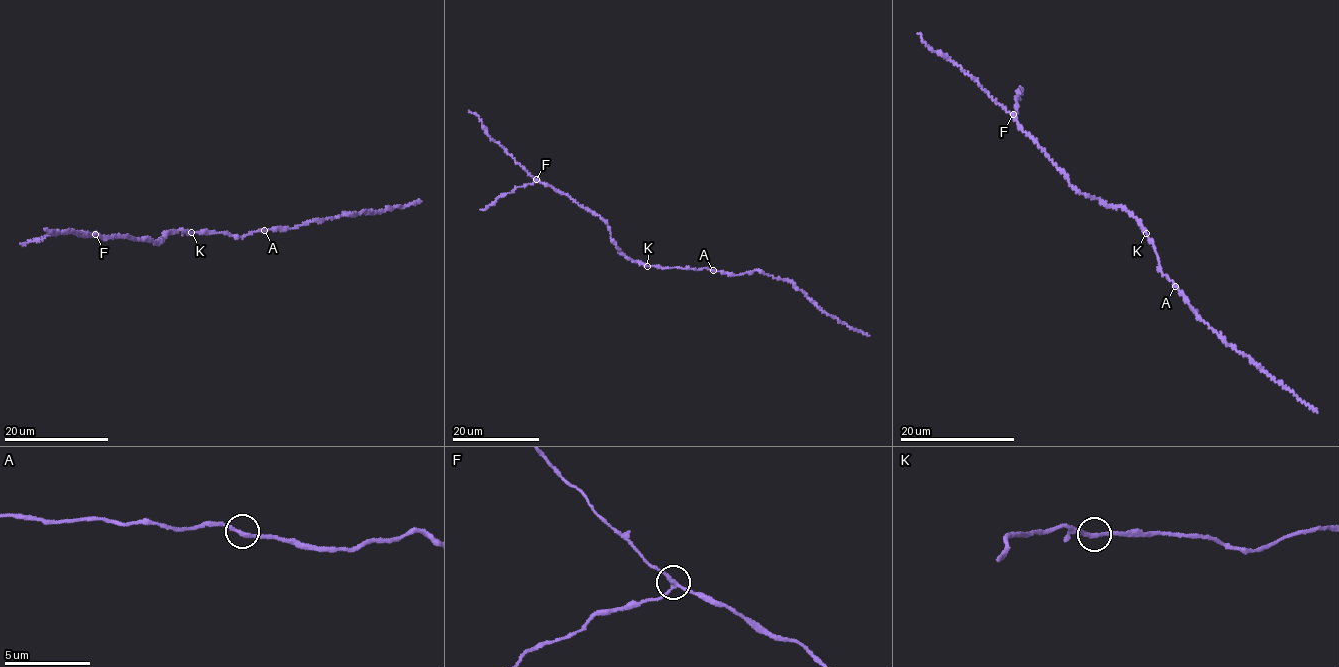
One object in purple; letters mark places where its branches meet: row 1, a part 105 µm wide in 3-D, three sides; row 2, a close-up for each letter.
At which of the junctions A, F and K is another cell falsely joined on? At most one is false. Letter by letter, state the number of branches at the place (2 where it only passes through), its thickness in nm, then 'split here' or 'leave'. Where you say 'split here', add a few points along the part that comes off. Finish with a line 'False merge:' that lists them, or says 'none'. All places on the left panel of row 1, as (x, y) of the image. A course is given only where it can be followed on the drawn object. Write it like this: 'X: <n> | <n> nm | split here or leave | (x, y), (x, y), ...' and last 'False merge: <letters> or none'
A: 2 | 240 nm | leave
F: 3 | 200 nm | leave
K: 2 | 220 nm | leave
False merge: none

